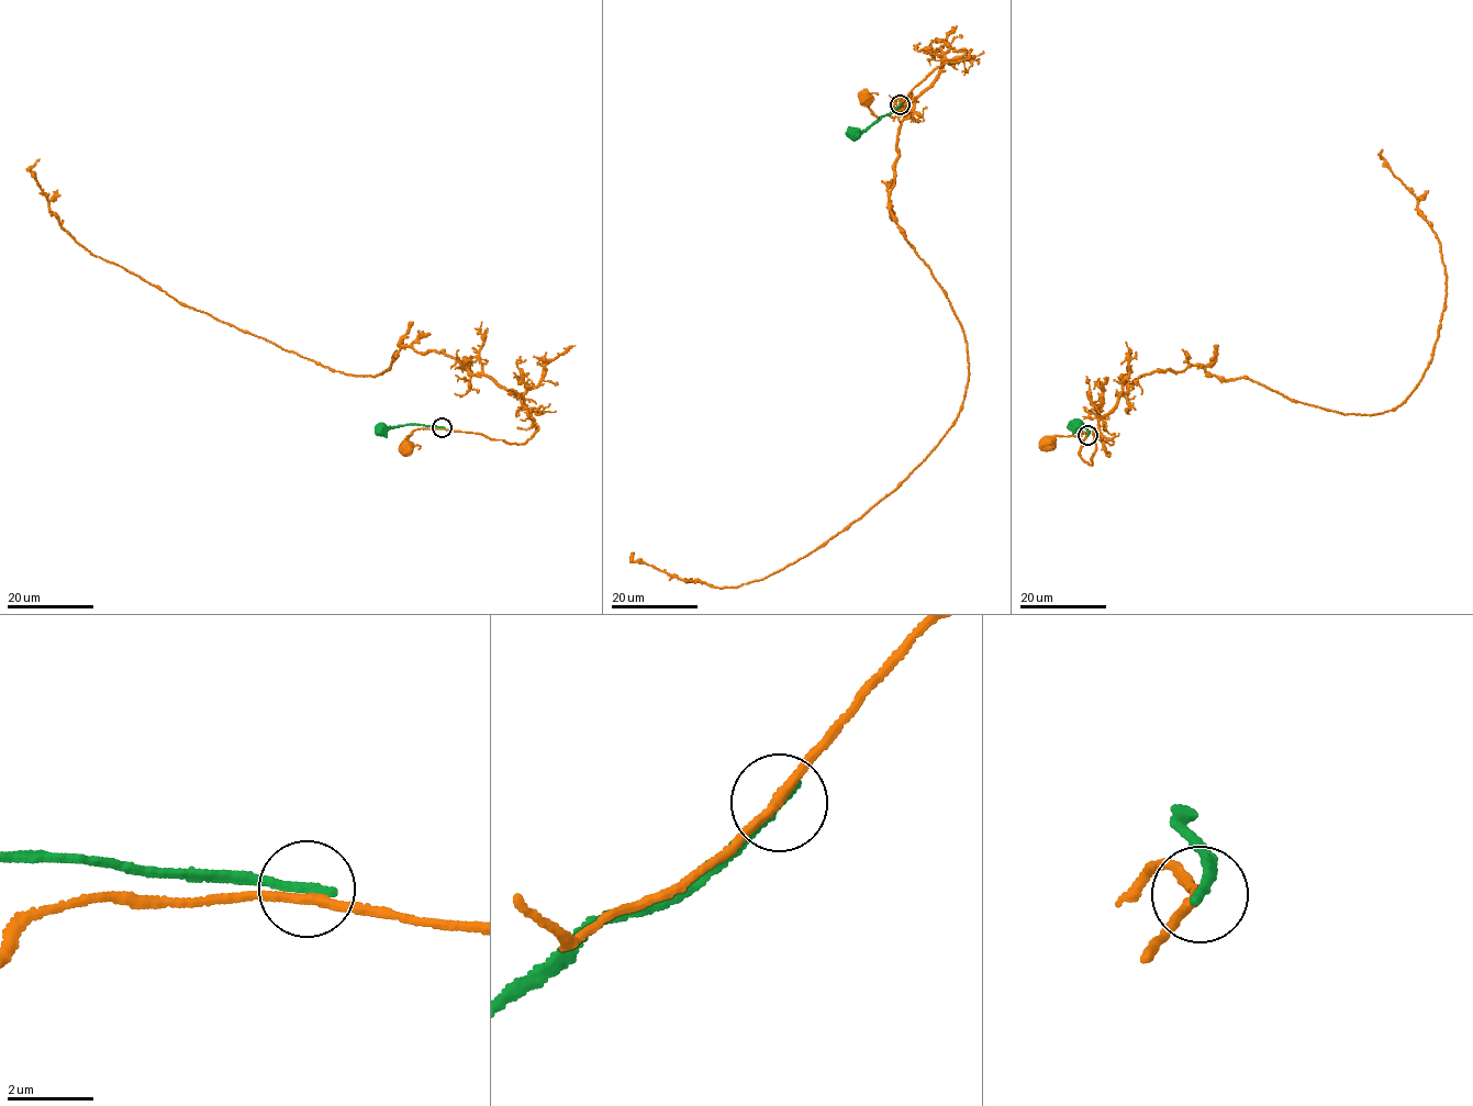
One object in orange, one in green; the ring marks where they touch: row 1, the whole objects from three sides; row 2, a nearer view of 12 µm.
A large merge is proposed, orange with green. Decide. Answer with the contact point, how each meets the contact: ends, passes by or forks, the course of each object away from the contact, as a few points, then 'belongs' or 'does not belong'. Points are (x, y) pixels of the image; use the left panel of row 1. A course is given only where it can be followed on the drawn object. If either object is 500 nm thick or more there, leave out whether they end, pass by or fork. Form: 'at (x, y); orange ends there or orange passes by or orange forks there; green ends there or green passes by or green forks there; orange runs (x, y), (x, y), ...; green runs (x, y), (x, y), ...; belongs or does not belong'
at (442, 427); orange passes by; green ends there; orange runs (441, 427), (411, 432), (401, 447), (406, 449); green runs (442, 427), (409, 425), (381, 429); does not belong

